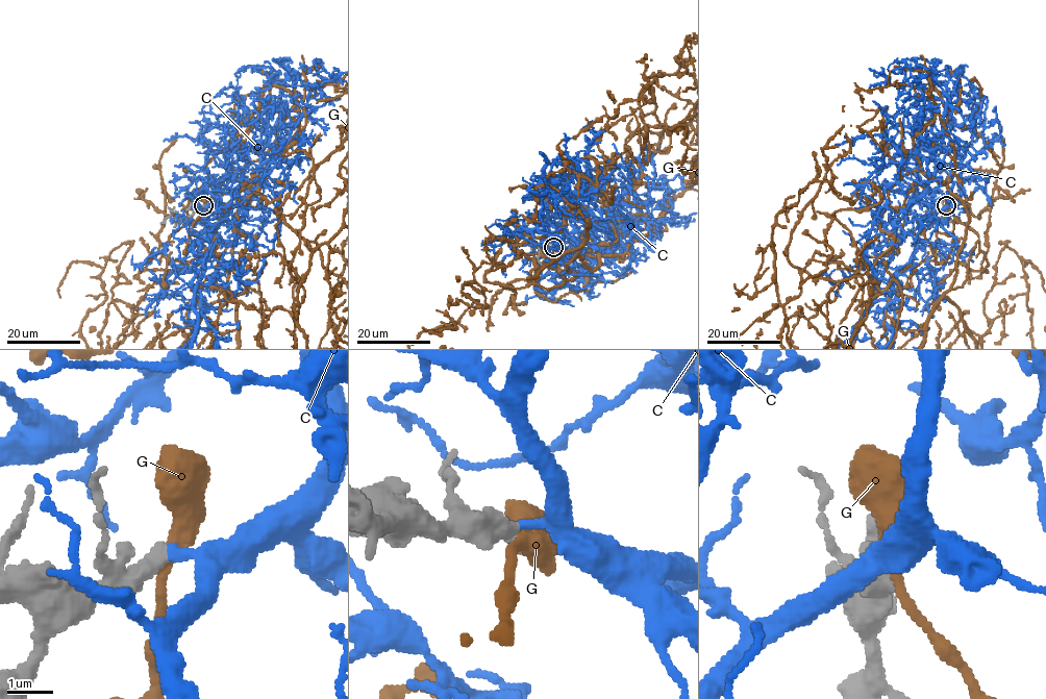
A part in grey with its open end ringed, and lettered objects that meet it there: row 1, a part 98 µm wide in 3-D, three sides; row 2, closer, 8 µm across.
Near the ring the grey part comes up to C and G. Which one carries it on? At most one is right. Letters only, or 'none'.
C

